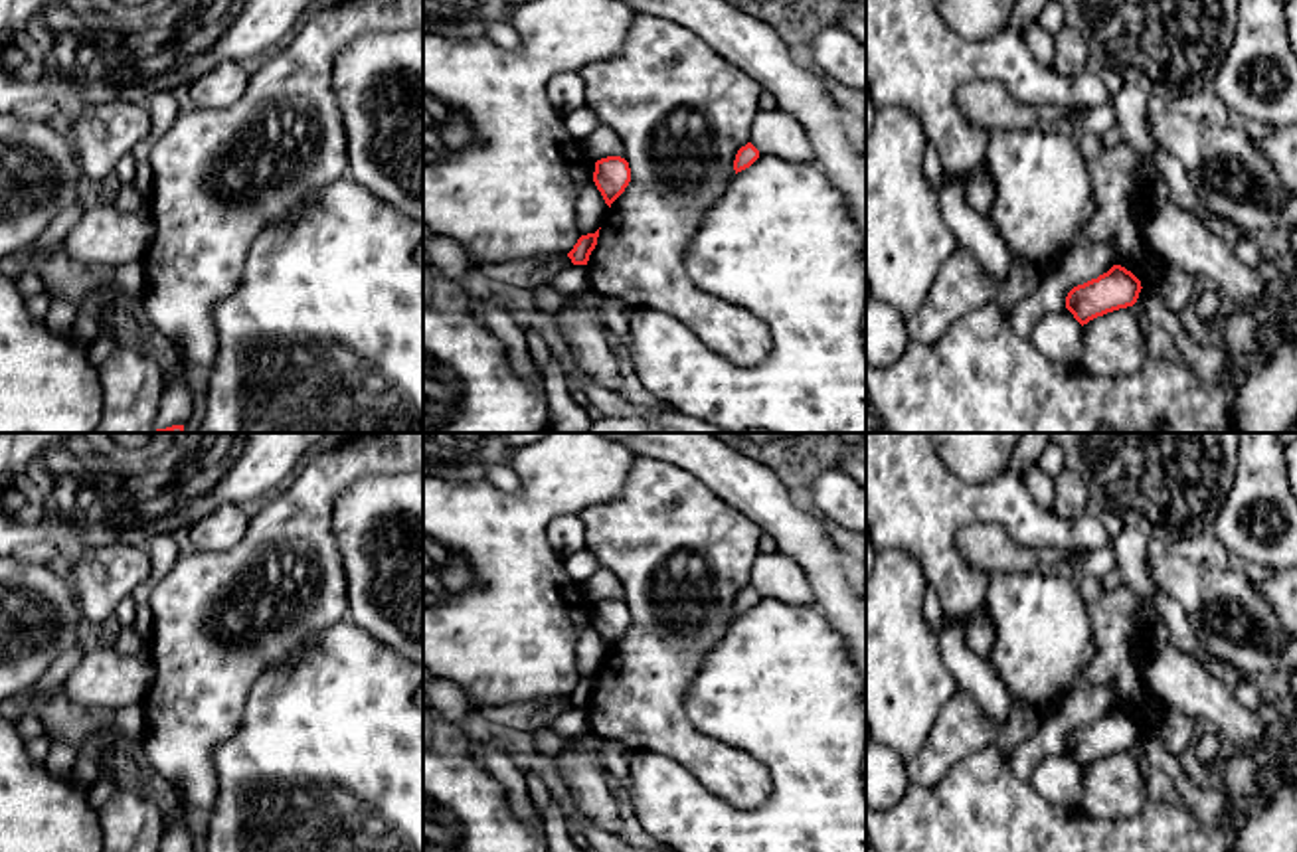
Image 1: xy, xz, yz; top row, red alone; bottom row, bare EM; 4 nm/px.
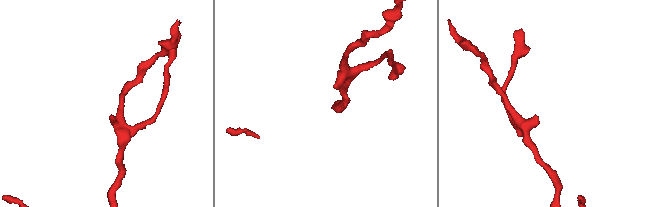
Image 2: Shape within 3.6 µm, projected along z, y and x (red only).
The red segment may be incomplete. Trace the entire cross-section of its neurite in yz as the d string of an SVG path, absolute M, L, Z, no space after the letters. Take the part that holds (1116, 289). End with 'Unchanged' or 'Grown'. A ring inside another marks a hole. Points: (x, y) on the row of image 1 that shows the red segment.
M1121 265L1074 287L1066 297L1066 308L1083 326L1107 312L1133 306L1141 293L1141 281Z. Unchanged

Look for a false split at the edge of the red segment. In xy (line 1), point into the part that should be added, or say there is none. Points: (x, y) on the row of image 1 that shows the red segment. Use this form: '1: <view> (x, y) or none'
1: none

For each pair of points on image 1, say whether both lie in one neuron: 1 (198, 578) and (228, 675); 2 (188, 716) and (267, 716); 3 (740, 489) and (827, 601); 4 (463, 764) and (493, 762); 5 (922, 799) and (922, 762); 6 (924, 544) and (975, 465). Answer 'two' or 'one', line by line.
1: one
2: two
3: one
4: two
5: two
6: two

